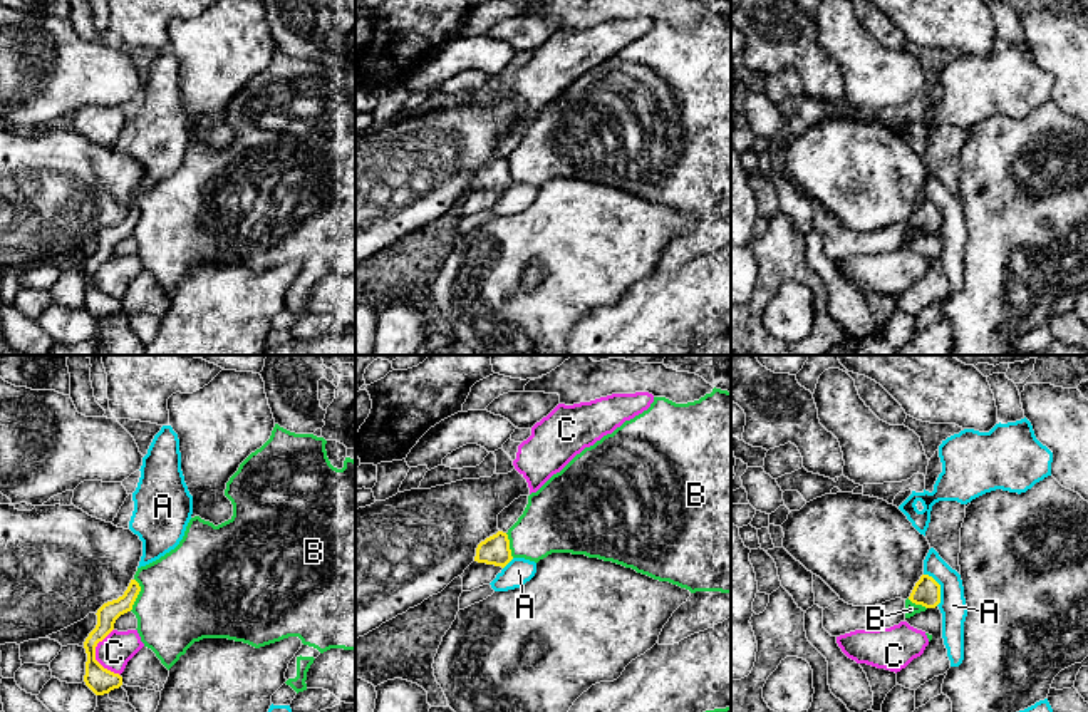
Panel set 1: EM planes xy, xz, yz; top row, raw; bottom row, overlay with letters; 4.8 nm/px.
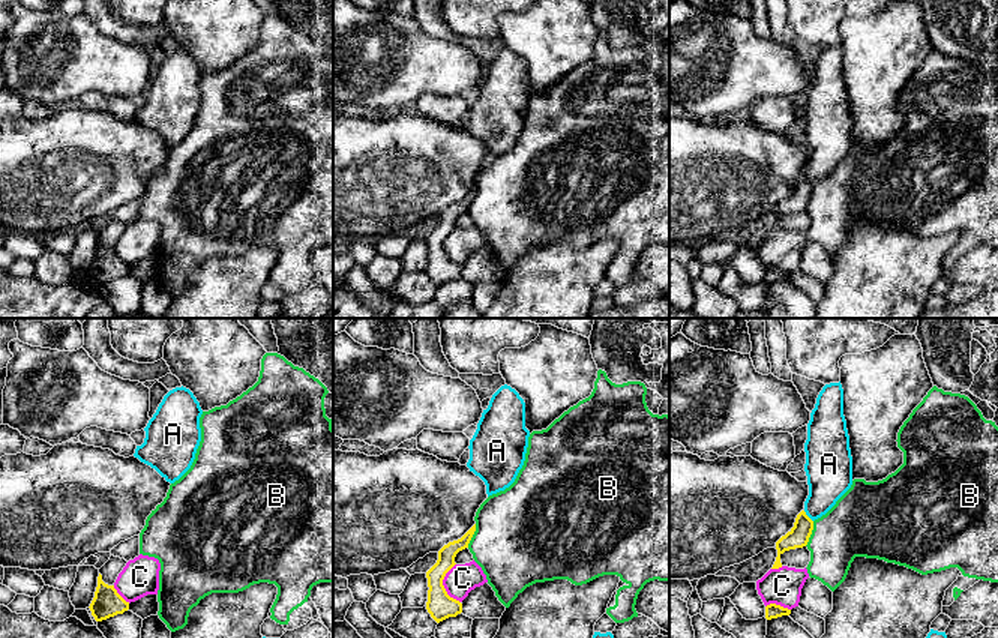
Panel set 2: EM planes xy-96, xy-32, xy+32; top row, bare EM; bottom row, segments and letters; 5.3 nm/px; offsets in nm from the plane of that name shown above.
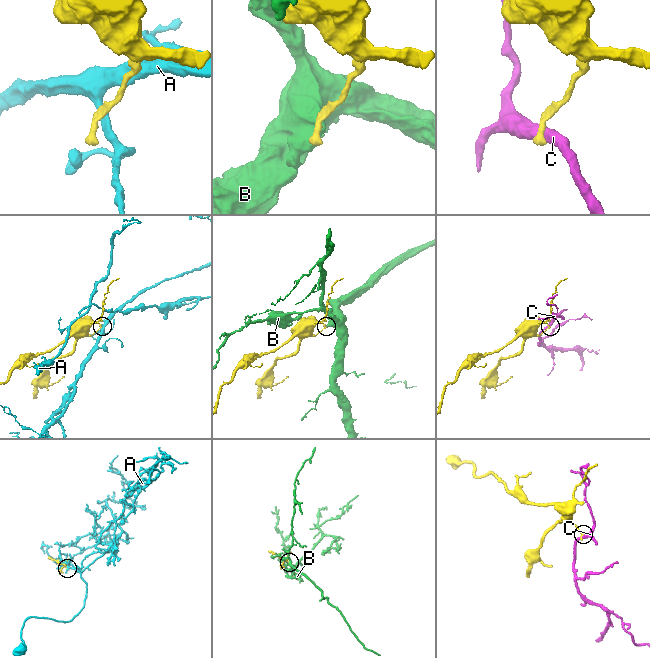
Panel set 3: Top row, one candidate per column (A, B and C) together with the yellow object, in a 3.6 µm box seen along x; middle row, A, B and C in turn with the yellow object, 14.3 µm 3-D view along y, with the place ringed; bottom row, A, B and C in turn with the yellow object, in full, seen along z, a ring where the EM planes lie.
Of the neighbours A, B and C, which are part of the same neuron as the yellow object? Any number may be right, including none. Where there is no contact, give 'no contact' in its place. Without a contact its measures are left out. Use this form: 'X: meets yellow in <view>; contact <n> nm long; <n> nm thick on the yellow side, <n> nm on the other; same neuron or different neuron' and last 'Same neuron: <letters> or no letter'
A: meets yellow in yz; contact 170 nm long; 130 nm thick on the yellow side, 130 nm on the other; different neuron
B: meets yellow in xy; contact 160 nm long; 100 nm thick on the yellow side, 440 nm on the other; different neuron
C: meets yellow in xy; contact 240 nm long; 130 nm thick on the yellow side, 160 nm on the other; different neuron
Same neuron: no letter

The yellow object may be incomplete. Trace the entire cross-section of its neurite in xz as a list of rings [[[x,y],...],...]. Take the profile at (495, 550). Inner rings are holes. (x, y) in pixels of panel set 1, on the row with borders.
[[[496,534],[481,541],[476,548],[474,561],[505,568],[513,560],[508,534]]]

